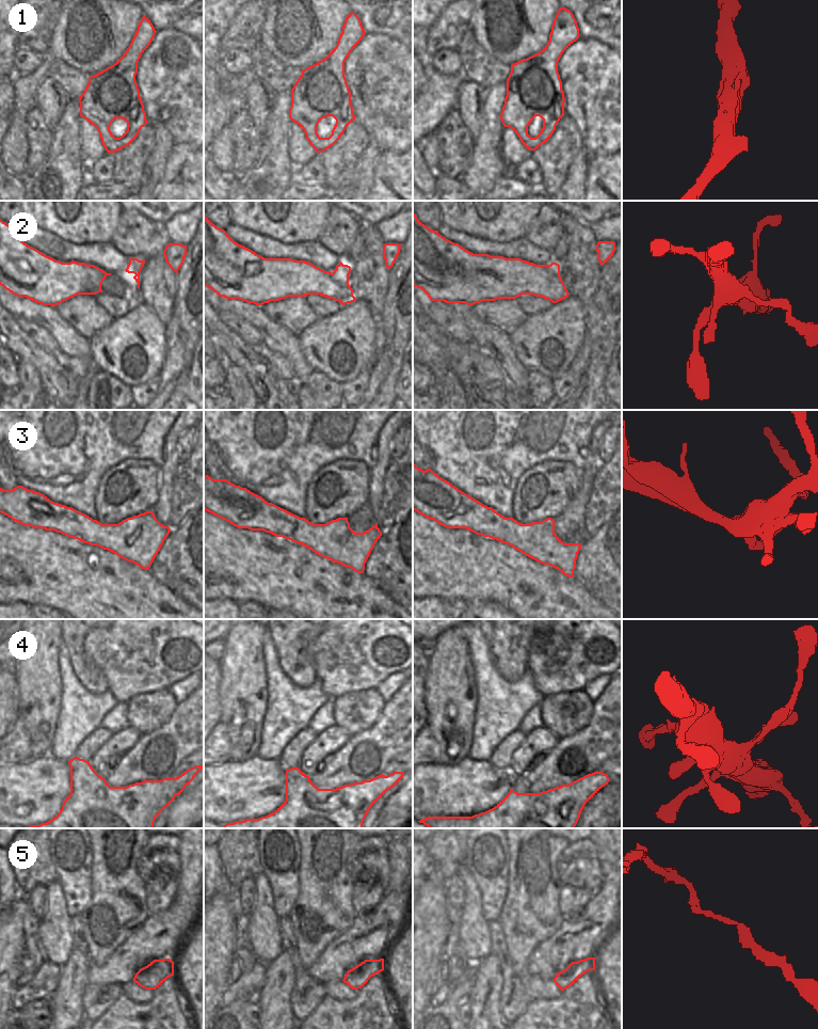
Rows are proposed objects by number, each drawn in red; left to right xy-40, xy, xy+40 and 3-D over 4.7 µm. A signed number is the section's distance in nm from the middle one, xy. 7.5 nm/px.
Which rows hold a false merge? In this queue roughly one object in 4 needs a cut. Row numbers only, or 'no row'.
no row

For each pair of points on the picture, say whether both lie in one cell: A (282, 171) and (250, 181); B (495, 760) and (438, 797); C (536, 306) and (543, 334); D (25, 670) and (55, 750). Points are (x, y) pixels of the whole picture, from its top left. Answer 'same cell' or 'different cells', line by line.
A: same cell
B: different cells
C: different cells
D: different cells

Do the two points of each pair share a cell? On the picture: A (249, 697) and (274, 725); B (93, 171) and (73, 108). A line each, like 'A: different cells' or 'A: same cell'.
A: different cells
B: different cells

